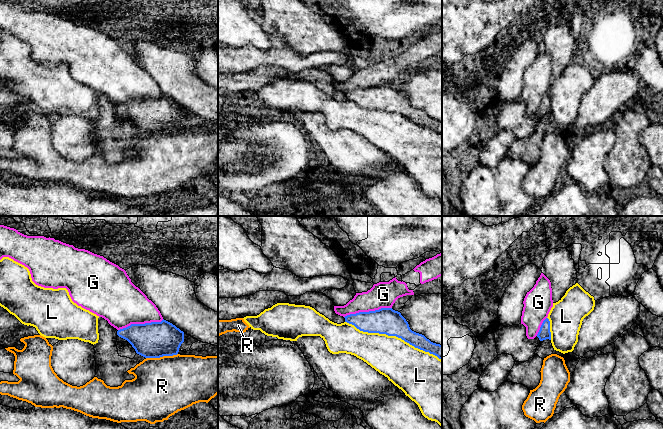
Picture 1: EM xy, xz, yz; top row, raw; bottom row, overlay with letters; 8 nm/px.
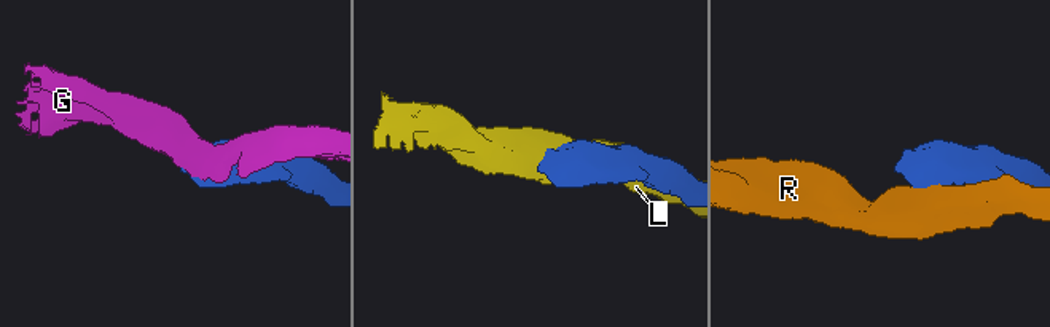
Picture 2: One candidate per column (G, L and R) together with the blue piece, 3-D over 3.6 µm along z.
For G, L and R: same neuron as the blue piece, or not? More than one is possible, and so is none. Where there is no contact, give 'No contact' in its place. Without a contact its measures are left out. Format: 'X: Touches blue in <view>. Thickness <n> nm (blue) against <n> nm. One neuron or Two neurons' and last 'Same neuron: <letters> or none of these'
G: Touches blue in xz. Thickness 220 nm (blue) against 200 nm. Two neurons
L: Touches blue in xz. Thickness 220 nm (blue) against 340 nm. Two neurons
R: Touches blue in xy. Thickness 280 nm (blue) against 460 nm. Two neurons
Same neuron: none of these

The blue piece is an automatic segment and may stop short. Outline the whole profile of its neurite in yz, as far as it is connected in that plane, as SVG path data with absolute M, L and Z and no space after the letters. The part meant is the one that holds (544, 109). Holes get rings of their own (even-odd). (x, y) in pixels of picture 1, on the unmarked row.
M546 94L534 115L526 112L526 103L523 100L512 101L496 105L494 108L498 131L512 131L515 138L526 138L535 131L540 118L551 116L550 97Z

